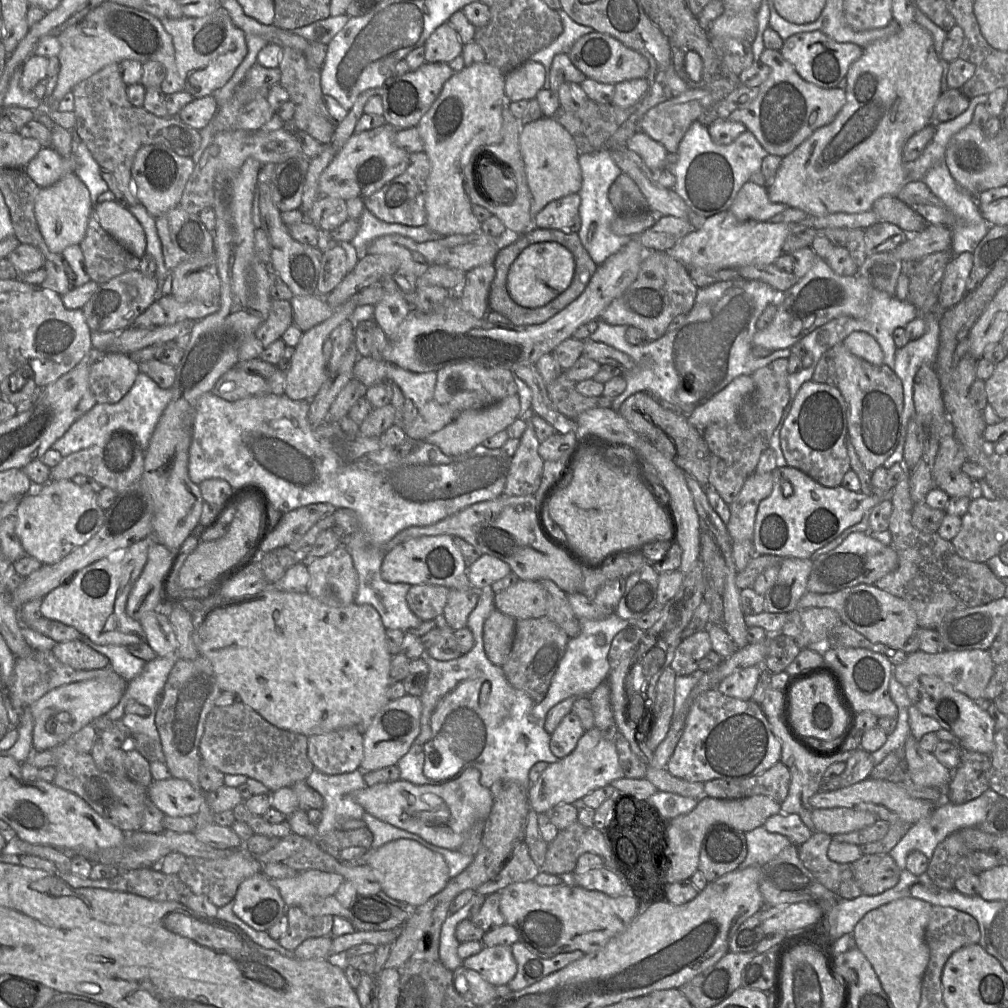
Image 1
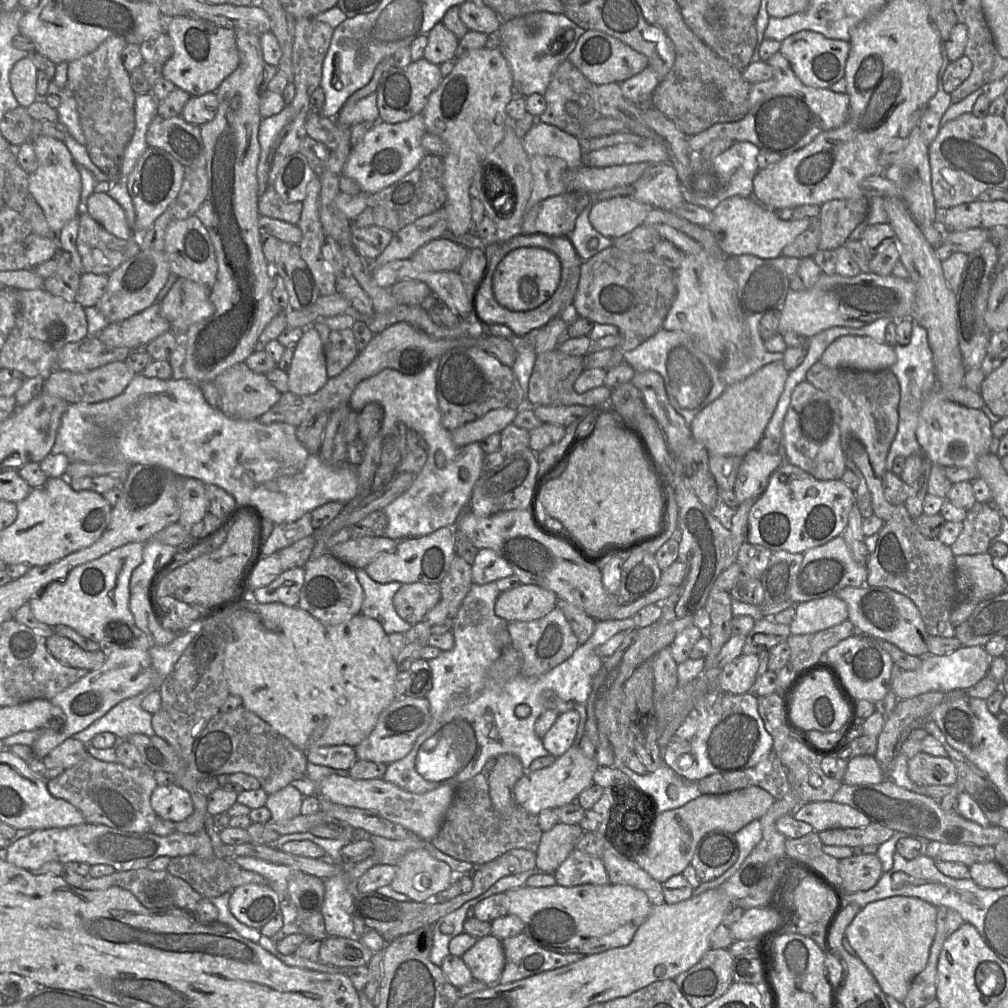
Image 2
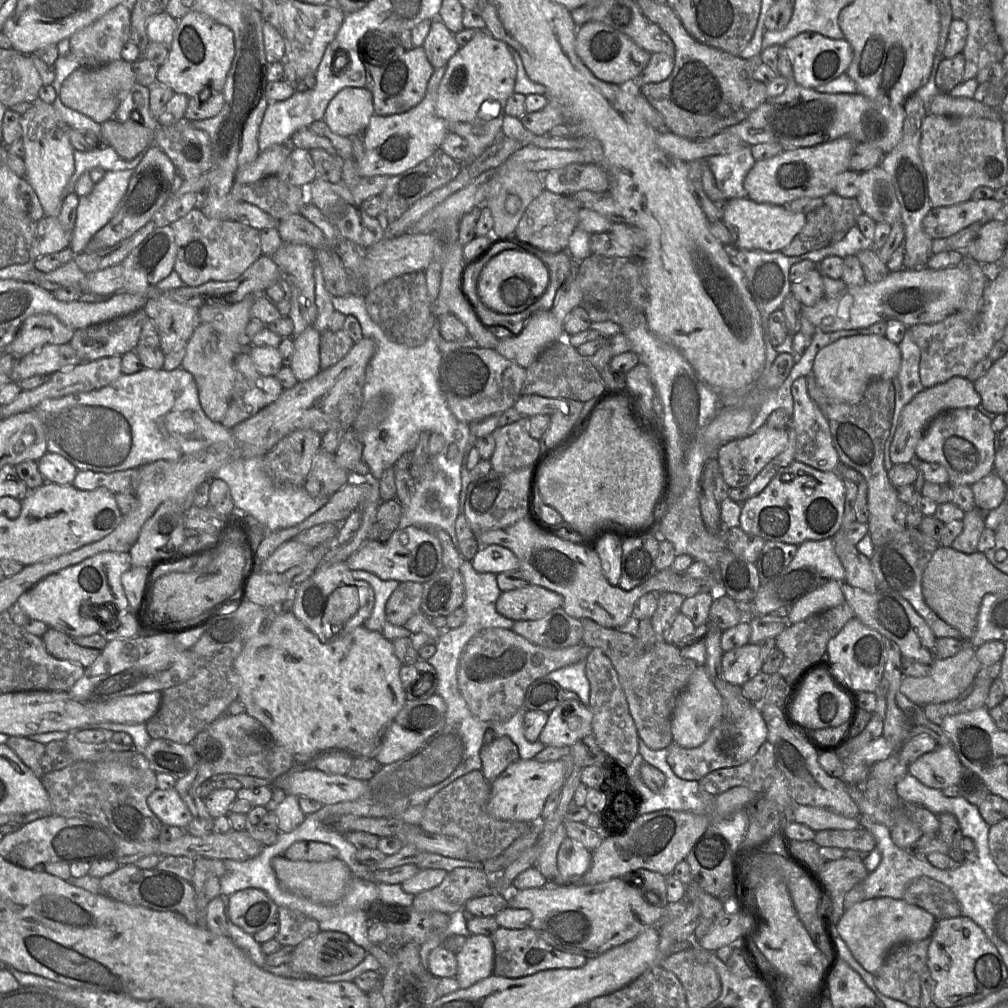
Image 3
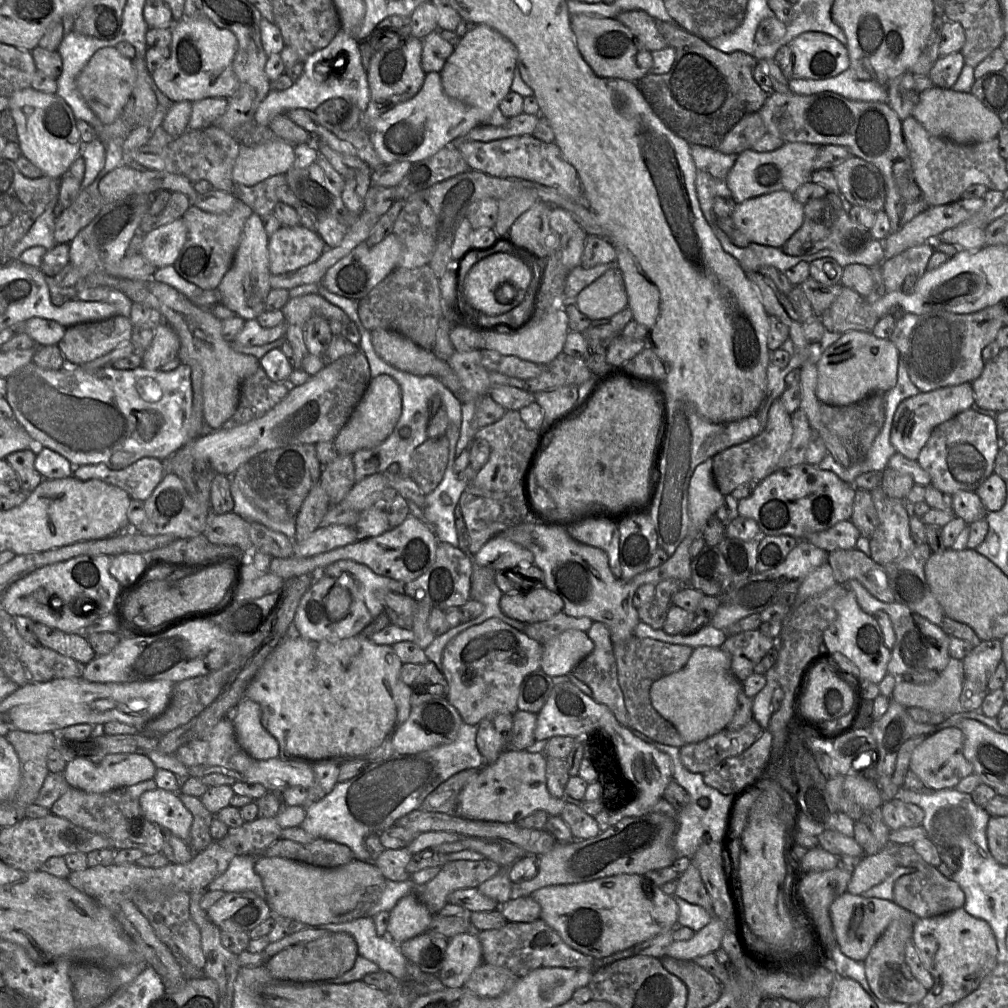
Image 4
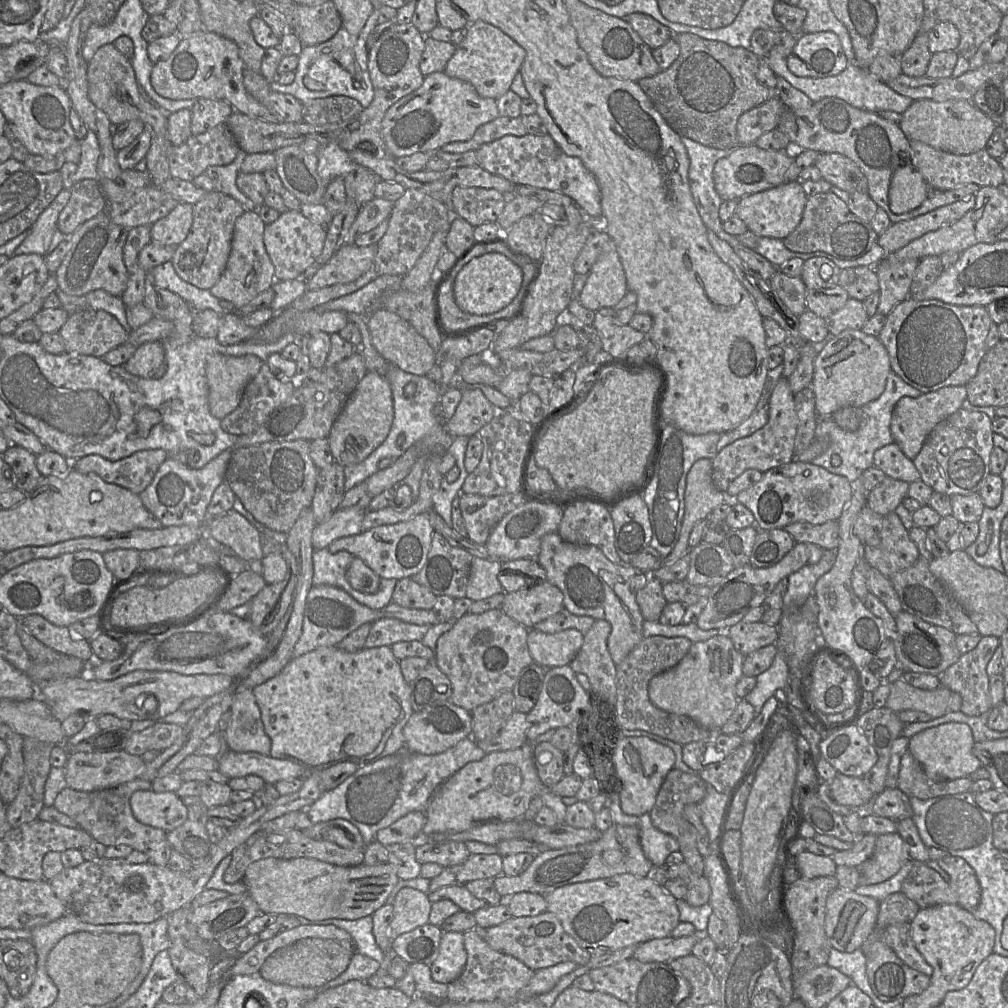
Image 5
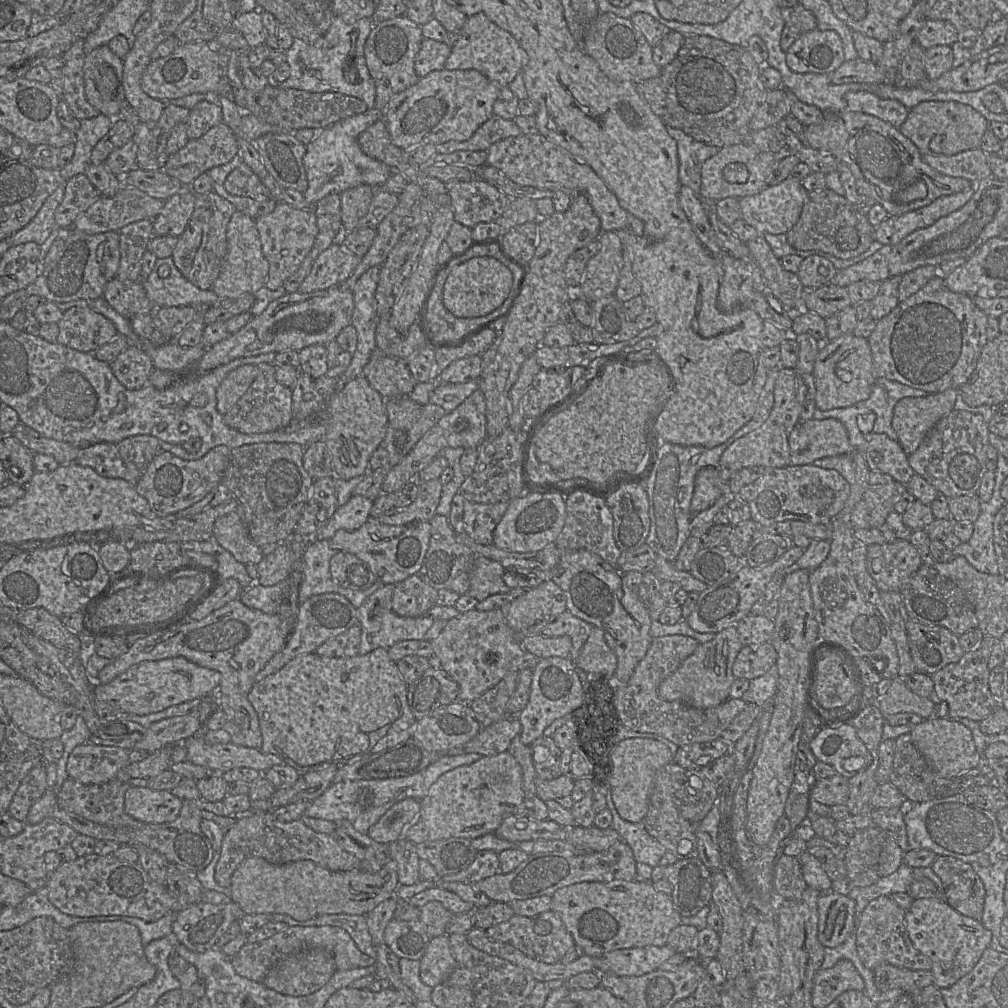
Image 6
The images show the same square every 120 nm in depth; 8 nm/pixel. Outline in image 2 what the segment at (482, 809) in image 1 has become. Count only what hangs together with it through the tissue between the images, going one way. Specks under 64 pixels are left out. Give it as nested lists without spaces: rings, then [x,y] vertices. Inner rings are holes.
[[[333,773],[323,778],[318,796],[333,803],[377,812],[387,820],[399,824],[419,838],[432,841],[438,834],[445,814],[456,796],[457,786],[441,785],[422,794],[415,794],[383,779],[354,779],[349,774]]]

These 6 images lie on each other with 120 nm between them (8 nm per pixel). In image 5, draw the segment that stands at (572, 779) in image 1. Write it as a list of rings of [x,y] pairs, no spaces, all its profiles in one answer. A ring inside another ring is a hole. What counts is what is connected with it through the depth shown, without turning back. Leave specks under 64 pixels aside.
[[[518,748],[486,754],[479,761],[467,763],[434,792],[424,810],[422,836],[462,832],[486,823],[521,819],[535,797],[540,797],[555,813],[559,824],[565,823],[567,807],[541,782],[528,751]]]

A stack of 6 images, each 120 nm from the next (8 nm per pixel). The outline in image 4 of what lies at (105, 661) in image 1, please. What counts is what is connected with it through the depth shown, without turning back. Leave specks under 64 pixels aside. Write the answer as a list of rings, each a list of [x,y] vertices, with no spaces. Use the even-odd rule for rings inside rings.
[[[39,622],[34,623],[33,631],[41,646],[70,657],[84,665],[96,656],[83,634],[65,633]]]

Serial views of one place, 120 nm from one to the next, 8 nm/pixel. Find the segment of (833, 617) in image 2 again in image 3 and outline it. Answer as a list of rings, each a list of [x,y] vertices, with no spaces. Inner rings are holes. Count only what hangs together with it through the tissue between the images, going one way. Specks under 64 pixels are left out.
[[[830,580],[817,590],[805,595],[792,605],[788,616],[790,624],[801,622],[815,614],[846,602],[839,581]]]

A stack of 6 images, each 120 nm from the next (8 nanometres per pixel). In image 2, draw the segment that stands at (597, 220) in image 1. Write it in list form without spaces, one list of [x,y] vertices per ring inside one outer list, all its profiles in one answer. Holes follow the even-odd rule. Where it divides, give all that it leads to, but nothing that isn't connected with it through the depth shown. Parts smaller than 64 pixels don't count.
[[[597,194],[590,195],[593,200],[581,211],[576,219],[573,231],[569,234],[576,252],[583,261],[612,246],[614,242],[614,239],[603,236],[591,224],[589,215],[592,206],[598,199]]]

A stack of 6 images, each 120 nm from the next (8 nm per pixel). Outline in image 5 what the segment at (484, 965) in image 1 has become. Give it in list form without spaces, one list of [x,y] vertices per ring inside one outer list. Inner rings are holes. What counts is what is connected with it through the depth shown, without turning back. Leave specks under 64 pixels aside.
[[[443,933],[438,955],[430,965],[432,979],[438,983],[451,983],[460,976],[466,961],[463,933]]]

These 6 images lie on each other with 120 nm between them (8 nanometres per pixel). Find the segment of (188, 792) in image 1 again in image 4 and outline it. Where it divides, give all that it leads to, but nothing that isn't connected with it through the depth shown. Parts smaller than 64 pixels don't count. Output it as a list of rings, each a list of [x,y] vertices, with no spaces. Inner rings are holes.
[[[160,788],[146,791],[140,796],[139,805],[148,821],[180,837],[188,845],[193,816],[177,792]]]

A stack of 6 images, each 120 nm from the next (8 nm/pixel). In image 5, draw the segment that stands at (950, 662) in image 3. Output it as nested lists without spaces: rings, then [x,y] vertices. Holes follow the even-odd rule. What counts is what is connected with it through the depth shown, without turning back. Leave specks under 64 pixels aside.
[[[902,678],[890,684],[890,694],[885,707],[900,712],[916,710],[928,714],[932,719],[945,715],[952,691],[942,685],[934,690],[914,687]]]

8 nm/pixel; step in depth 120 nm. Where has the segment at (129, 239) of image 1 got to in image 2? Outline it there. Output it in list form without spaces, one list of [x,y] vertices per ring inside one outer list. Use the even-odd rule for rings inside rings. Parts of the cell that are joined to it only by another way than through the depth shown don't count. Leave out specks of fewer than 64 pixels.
[[[94,192],[87,199],[87,212],[107,232],[117,238],[129,240],[135,237],[121,205],[107,193]]]

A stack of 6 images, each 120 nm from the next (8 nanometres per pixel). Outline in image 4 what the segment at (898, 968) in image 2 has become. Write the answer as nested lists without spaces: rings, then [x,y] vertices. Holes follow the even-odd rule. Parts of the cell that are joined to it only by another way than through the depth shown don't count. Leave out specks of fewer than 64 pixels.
[[[849,892],[843,893],[833,901],[830,906],[830,917],[836,940],[842,953],[850,959],[863,962],[865,962],[873,945],[893,920],[902,920],[905,922],[915,923],[917,919],[920,919],[910,911],[896,904],[894,901],[879,899],[875,897],[865,898],[862,895],[853,895]]]

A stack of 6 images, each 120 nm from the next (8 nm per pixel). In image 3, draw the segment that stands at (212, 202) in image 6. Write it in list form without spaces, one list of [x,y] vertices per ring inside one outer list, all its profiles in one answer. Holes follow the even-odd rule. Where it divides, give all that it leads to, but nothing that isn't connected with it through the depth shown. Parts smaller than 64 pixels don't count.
[[[194,207],[170,225],[177,246],[173,270],[185,286],[196,287],[211,281],[235,280],[262,255],[260,230],[238,221],[208,218]]]

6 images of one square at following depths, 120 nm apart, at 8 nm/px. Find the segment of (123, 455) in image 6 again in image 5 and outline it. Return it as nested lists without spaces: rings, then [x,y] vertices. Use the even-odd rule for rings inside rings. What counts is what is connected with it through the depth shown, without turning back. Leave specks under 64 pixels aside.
[[[163,449],[137,451],[117,461],[93,454],[73,461],[71,469],[81,473],[96,473],[104,481],[139,495],[150,485],[160,465],[167,458],[168,453]]]

